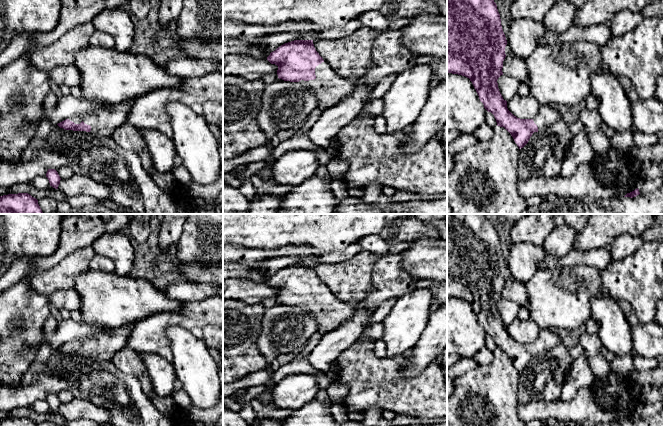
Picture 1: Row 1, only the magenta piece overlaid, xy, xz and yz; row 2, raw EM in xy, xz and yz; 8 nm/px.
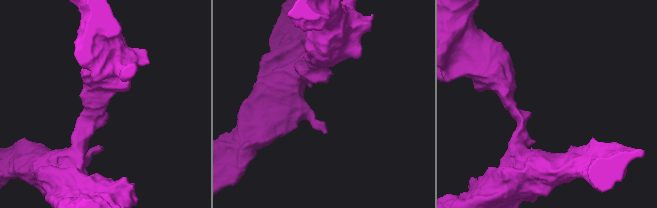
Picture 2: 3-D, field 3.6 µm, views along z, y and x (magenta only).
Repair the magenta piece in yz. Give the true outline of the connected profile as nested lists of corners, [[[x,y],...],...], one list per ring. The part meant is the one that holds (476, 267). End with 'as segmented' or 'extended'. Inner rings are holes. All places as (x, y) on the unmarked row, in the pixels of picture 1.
[[[447,214],[447,297],[470,303],[484,332],[494,339],[497,350],[504,351],[521,373],[534,356],[562,344],[563,333],[555,334],[543,329],[533,343],[517,342],[508,334],[507,325],[503,323],[497,307],[503,299],[506,269],[497,229],[484,214]]]; extended

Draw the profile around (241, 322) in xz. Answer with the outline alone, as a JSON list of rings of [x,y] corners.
[[[223,301],[223,385],[269,367],[257,339],[265,307],[243,301]]]

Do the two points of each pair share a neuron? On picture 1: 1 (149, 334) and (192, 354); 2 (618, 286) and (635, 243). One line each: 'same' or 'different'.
1: different
2: different

